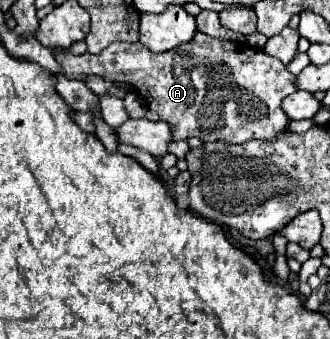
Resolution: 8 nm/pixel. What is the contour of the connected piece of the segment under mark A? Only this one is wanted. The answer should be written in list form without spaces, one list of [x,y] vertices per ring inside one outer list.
[[[201,31],[195,33],[193,41],[179,45],[165,53],[153,53],[145,45],[137,43],[111,43],[105,51],[99,55],[73,55],[69,49],[57,51],[55,59],[61,65],[61,71],[67,79],[79,79],[85,77],[101,77],[105,81],[113,83],[129,83],[139,85],[137,93],[147,101],[147,107],[165,119],[169,127],[173,127],[173,139],[187,139],[187,137],[199,137],[203,143],[209,141],[229,141],[229,143],[247,143],[249,139],[277,139],[277,135],[285,133],[289,127],[289,117],[281,109],[281,101],[285,95],[295,93],[295,75],[287,71],[287,67],[269,55],[265,55],[261,49],[247,47],[243,43],[233,41],[221,41],[213,39]]]

